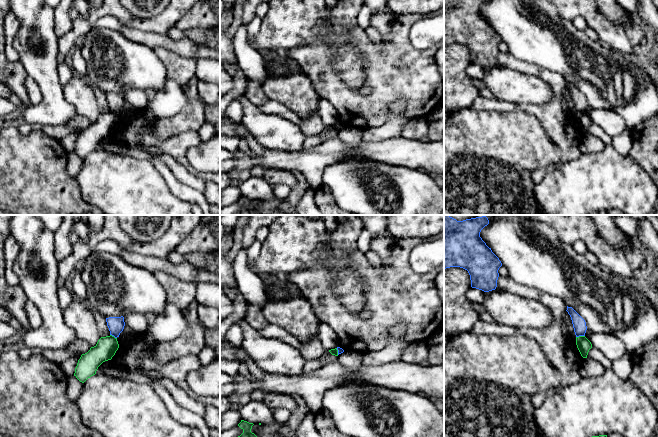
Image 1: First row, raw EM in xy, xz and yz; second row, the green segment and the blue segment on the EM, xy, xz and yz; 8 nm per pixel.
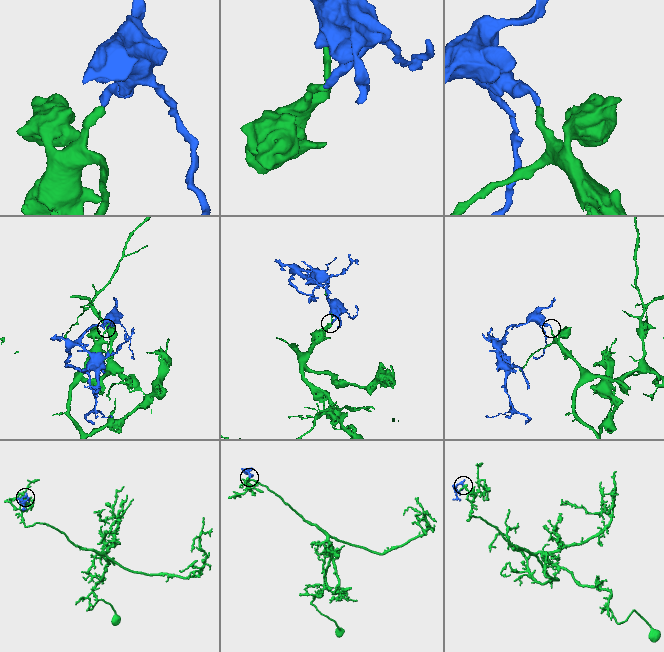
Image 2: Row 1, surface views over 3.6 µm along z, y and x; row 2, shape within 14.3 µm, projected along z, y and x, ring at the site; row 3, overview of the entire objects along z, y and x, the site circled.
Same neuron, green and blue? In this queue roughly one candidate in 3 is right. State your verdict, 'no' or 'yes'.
no

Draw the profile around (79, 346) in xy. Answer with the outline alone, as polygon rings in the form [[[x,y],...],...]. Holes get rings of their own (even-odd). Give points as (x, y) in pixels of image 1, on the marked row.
[[[77,339],[68,349],[45,349],[41,353],[46,359],[61,365],[66,359],[72,356],[72,353],[85,354],[90,350],[91,346],[88,342]]]

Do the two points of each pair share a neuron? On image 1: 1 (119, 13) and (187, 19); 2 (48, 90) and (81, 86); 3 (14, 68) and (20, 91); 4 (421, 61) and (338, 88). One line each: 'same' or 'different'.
1: different
2: different
3: same
4: same

